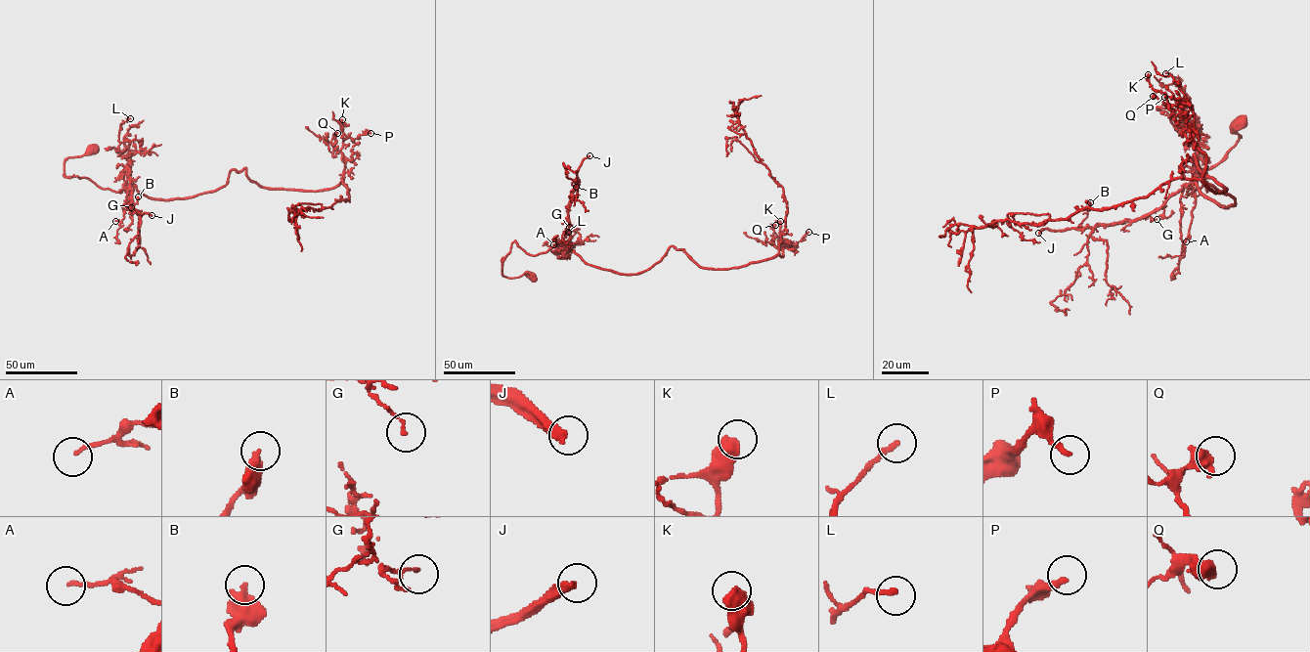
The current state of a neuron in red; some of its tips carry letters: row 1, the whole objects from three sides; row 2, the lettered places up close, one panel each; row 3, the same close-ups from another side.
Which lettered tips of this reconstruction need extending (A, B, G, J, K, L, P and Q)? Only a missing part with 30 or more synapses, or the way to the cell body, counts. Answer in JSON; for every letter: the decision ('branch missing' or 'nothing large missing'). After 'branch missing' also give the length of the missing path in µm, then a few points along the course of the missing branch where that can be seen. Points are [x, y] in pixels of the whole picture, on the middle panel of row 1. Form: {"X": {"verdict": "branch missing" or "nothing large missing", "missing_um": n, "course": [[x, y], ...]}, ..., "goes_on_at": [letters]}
{"A": {"verdict": "nothing large missing"}, "B": {"verdict": "nothing large missing"}, "G": {"verdict": "nothing large missing"}, "J": {"verdict": "branch missing", "missing_um": 60, "course": [[589, 155], [603, 143], [614, 123], [612, 115], [614, 118]]}, "K": {"verdict": "nothing large missing"}, "L": {"verdict": "nothing large missing"}, "P": {"verdict": "nothing large missing"}, "Q": {"verdict": "nothing large missing"}, "goes_on_at": ["J"]}

